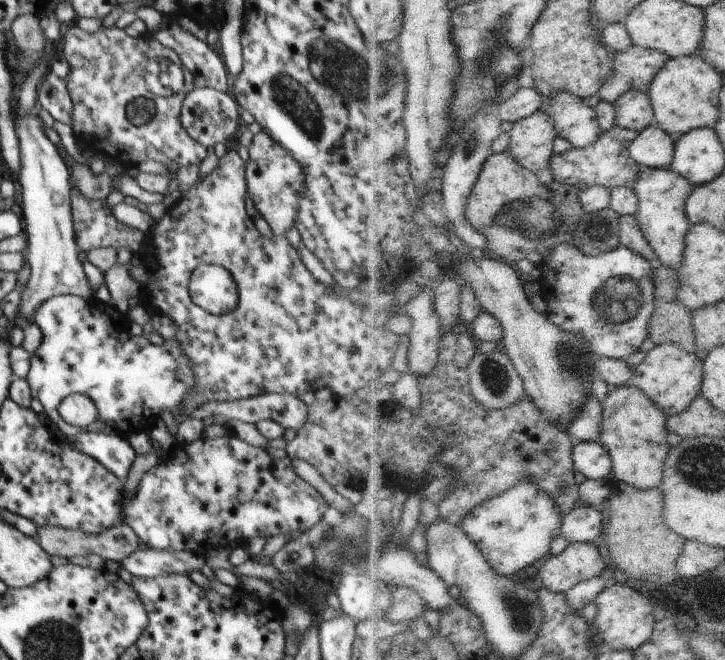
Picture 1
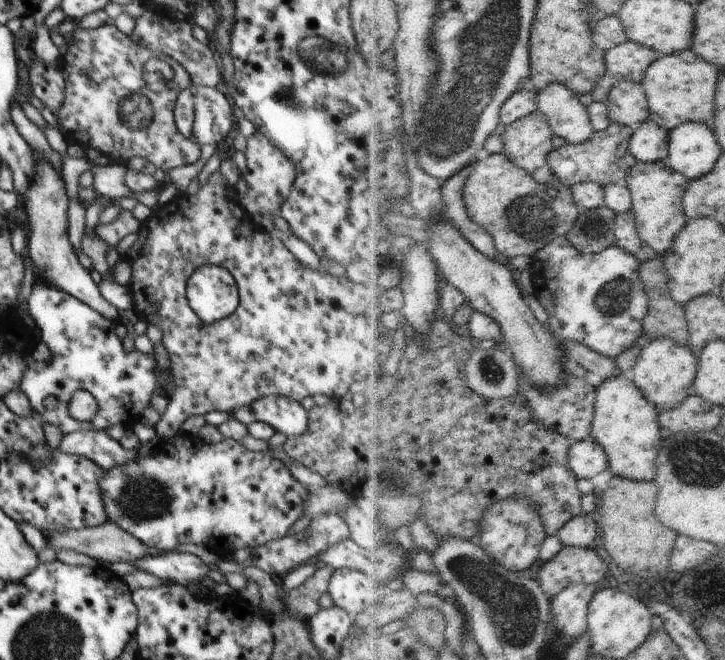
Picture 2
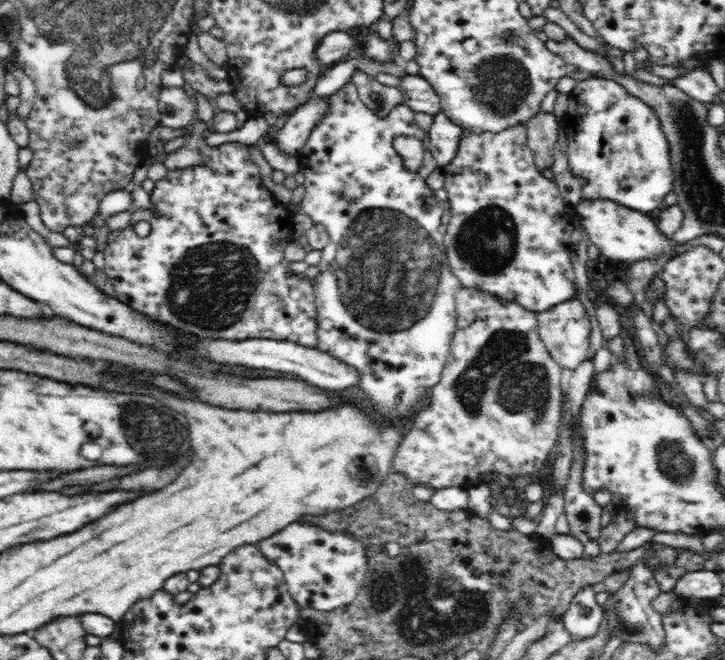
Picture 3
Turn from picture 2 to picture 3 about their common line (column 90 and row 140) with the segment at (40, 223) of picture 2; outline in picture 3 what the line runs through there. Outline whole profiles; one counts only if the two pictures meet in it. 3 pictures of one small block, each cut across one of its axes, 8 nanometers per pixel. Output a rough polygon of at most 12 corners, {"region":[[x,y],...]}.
{"region":[[326,97],[308,100],[286,119],[274,146],[296,157],[319,120]]}

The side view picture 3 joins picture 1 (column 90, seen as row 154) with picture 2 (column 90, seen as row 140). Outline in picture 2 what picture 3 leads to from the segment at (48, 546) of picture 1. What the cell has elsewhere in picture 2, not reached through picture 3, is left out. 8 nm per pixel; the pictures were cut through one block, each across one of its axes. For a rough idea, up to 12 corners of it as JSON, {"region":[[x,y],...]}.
{"region":[[114,522],[43,532],[56,552],[134,564],[148,548]]}

